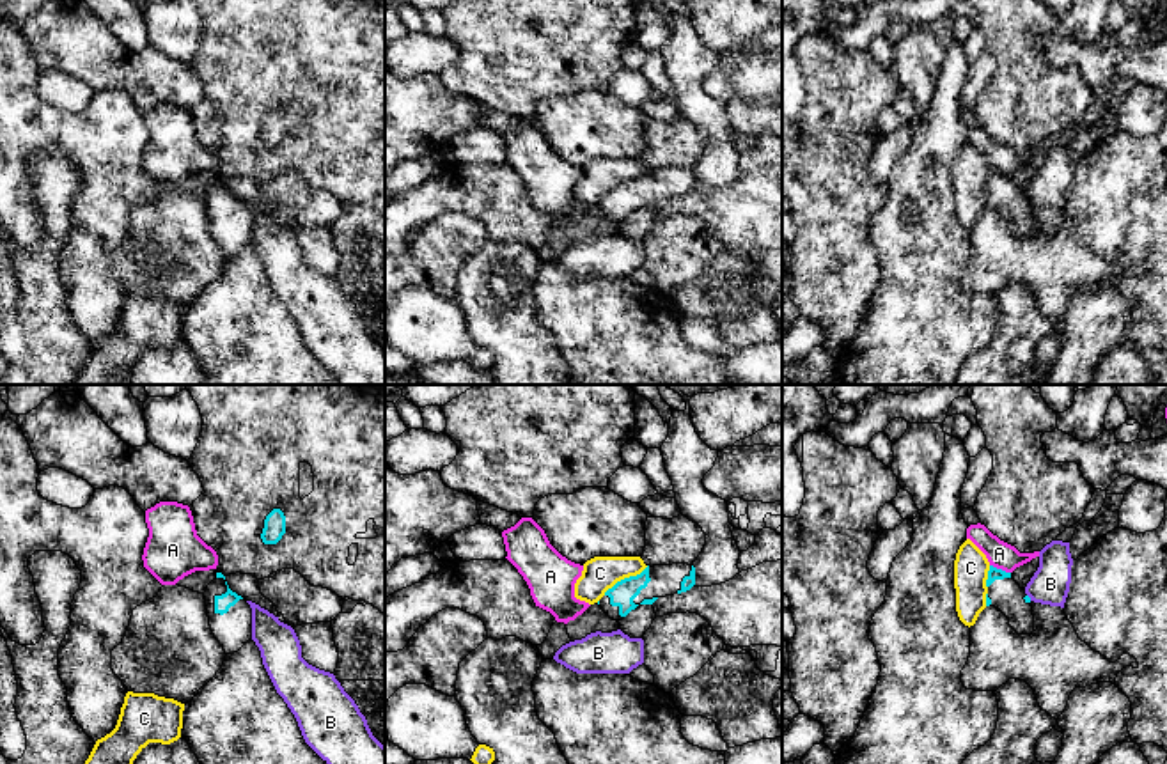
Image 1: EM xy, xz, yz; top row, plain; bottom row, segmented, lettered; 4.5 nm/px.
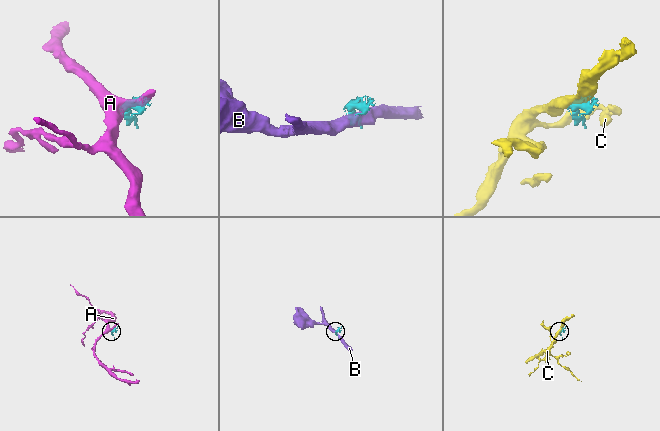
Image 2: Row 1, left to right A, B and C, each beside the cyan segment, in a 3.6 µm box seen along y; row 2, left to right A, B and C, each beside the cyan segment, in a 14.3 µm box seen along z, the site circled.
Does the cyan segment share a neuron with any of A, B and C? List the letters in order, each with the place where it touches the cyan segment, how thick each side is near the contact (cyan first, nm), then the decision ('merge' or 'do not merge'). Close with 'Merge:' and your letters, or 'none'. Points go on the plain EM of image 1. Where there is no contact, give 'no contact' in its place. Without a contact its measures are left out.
A: contact yz (1001, 172); calibres 60 and 120 nm; do not merge
B: contact yz (1029, 201); calibres 30 and 180 nm; do not merge
C: contact xz (625, 181); calibres 110 and 160 nm; do not merge
Merge: none

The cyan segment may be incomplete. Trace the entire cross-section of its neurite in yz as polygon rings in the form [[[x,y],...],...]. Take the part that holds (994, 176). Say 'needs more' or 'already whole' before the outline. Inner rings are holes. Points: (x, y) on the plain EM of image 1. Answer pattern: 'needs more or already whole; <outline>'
needs more; [[[990,168],[986,190],[986,209],[999,211],[1018,238],[1030,238],[1034,234],[1030,200],[1011,181],[1011,175]]]

